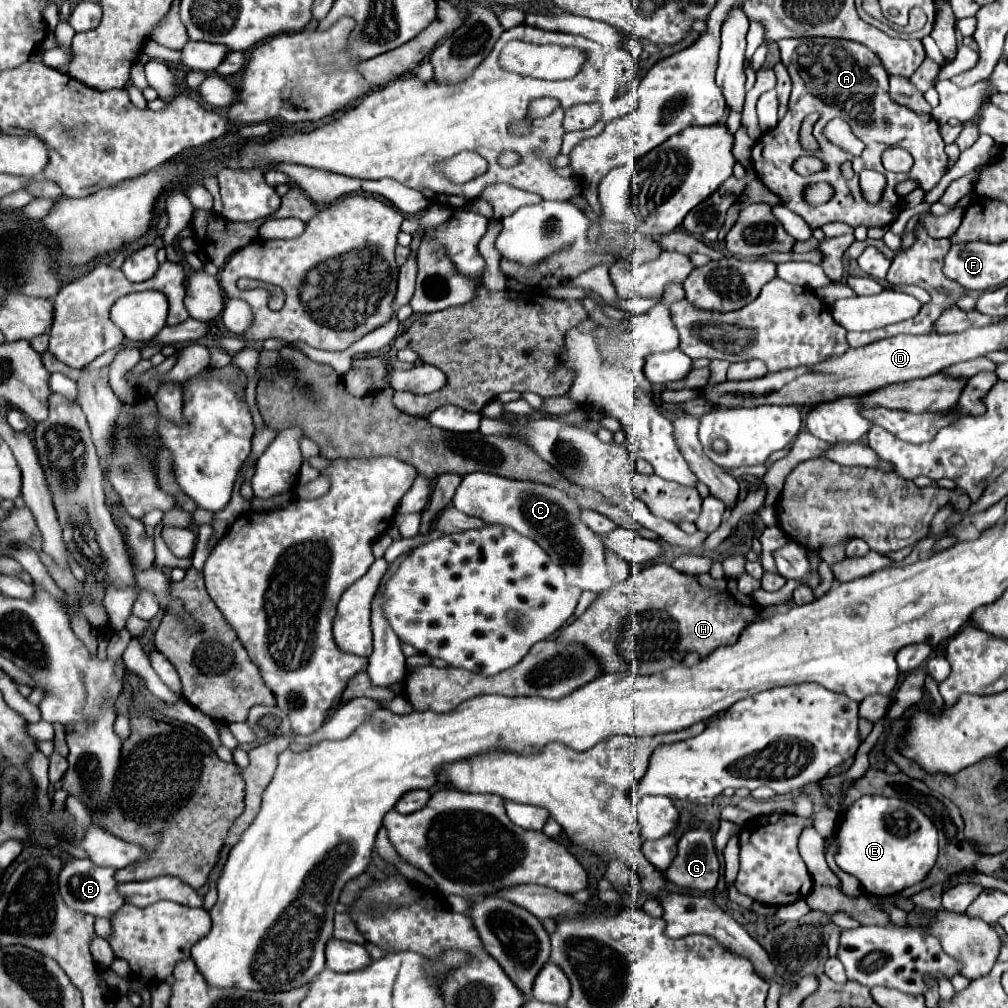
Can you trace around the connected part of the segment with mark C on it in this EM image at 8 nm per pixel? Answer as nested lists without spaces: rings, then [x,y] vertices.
[[[473,472],[463,476],[453,496],[453,506],[467,516],[483,518],[489,524],[511,526],[519,534],[535,540],[551,556],[551,560],[565,570],[569,584],[577,586],[579,590],[603,594],[615,586],[607,570],[605,548],[599,542],[599,536],[593,530],[587,530],[583,522],[579,522],[579,506],[557,488]]]

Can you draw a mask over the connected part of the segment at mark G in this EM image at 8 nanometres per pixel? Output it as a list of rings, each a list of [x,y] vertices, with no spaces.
[[[689,830],[681,836],[679,854],[665,878],[687,892],[711,892],[717,886],[719,860],[709,830]]]

